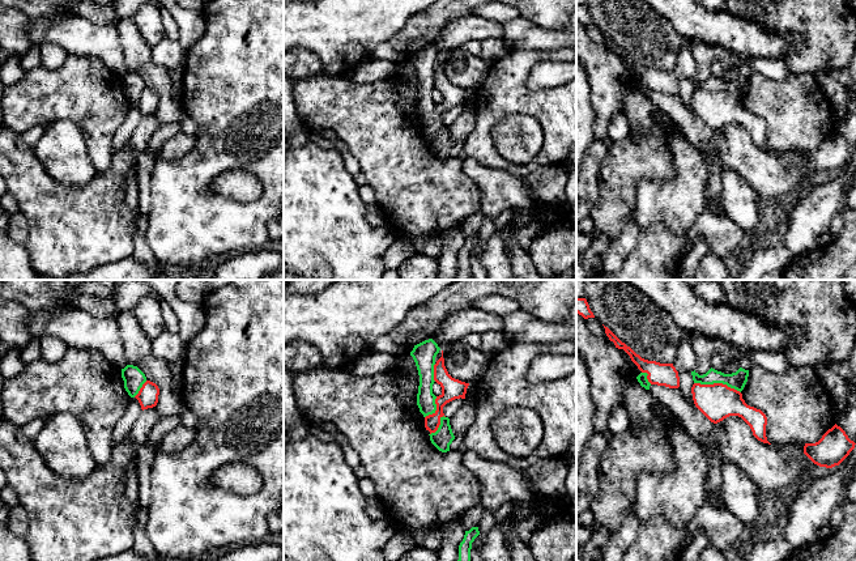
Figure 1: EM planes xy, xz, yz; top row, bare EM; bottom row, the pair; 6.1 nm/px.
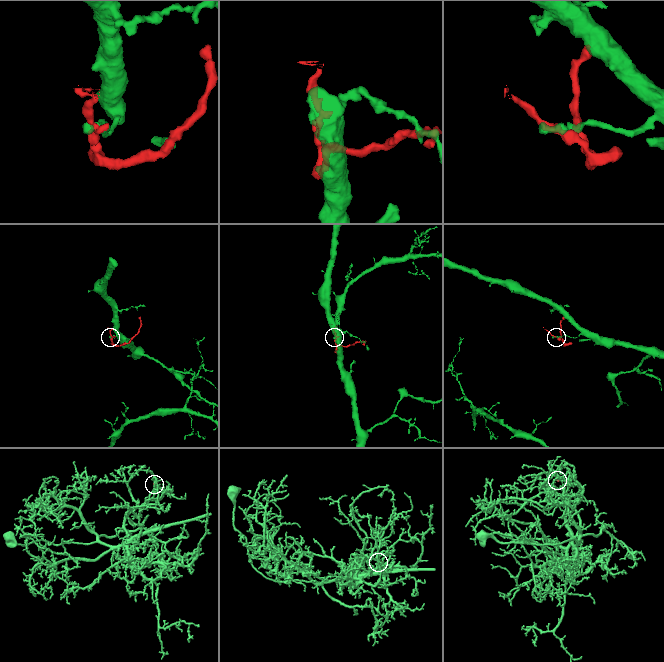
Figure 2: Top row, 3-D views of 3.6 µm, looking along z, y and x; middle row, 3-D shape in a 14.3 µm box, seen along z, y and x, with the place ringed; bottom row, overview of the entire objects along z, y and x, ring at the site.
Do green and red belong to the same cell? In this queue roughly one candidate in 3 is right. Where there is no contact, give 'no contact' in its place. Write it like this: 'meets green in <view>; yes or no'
meets green in yz; no

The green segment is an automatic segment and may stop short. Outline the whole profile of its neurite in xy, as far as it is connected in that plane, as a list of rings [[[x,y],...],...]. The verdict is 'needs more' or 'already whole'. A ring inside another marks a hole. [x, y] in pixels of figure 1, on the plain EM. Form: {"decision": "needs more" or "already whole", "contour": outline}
{"decision": "already whole", "contour": [[[127,72],[122,76],[122,85],[124,88],[124,95],[131,105],[135,105],[146,89],[145,81],[133,72]]]}

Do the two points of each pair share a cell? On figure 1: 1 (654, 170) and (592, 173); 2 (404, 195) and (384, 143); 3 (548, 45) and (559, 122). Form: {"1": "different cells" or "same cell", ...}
{"1": "different cells", "2": "same cell", "3": "different cells"}

